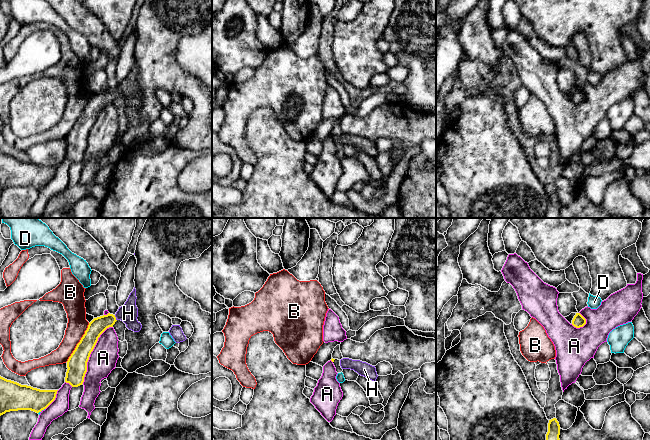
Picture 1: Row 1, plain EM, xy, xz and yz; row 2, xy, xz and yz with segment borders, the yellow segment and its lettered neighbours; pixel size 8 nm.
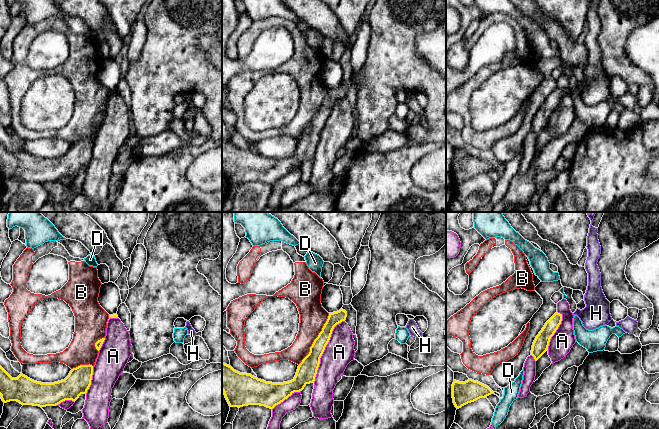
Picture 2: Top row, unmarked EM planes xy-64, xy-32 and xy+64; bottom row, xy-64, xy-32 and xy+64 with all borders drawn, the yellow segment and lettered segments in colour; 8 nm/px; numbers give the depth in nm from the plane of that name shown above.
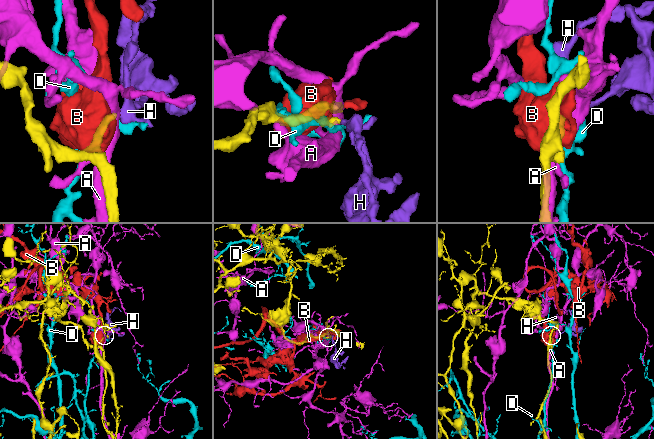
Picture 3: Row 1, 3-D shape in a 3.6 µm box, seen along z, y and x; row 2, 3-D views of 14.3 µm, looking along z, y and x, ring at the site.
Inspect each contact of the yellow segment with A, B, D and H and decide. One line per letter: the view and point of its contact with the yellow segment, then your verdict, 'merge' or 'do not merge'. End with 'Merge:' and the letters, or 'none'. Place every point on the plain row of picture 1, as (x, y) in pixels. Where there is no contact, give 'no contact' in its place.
A: meets yellow in xy at (90, 129); do not merge
B: meets yellow in xy at (79, 118); do not merge
D: meets yellow in xy at (41, 186); do not merge
H: meets yellow in xy at (115, 94); merge
Merge: H

